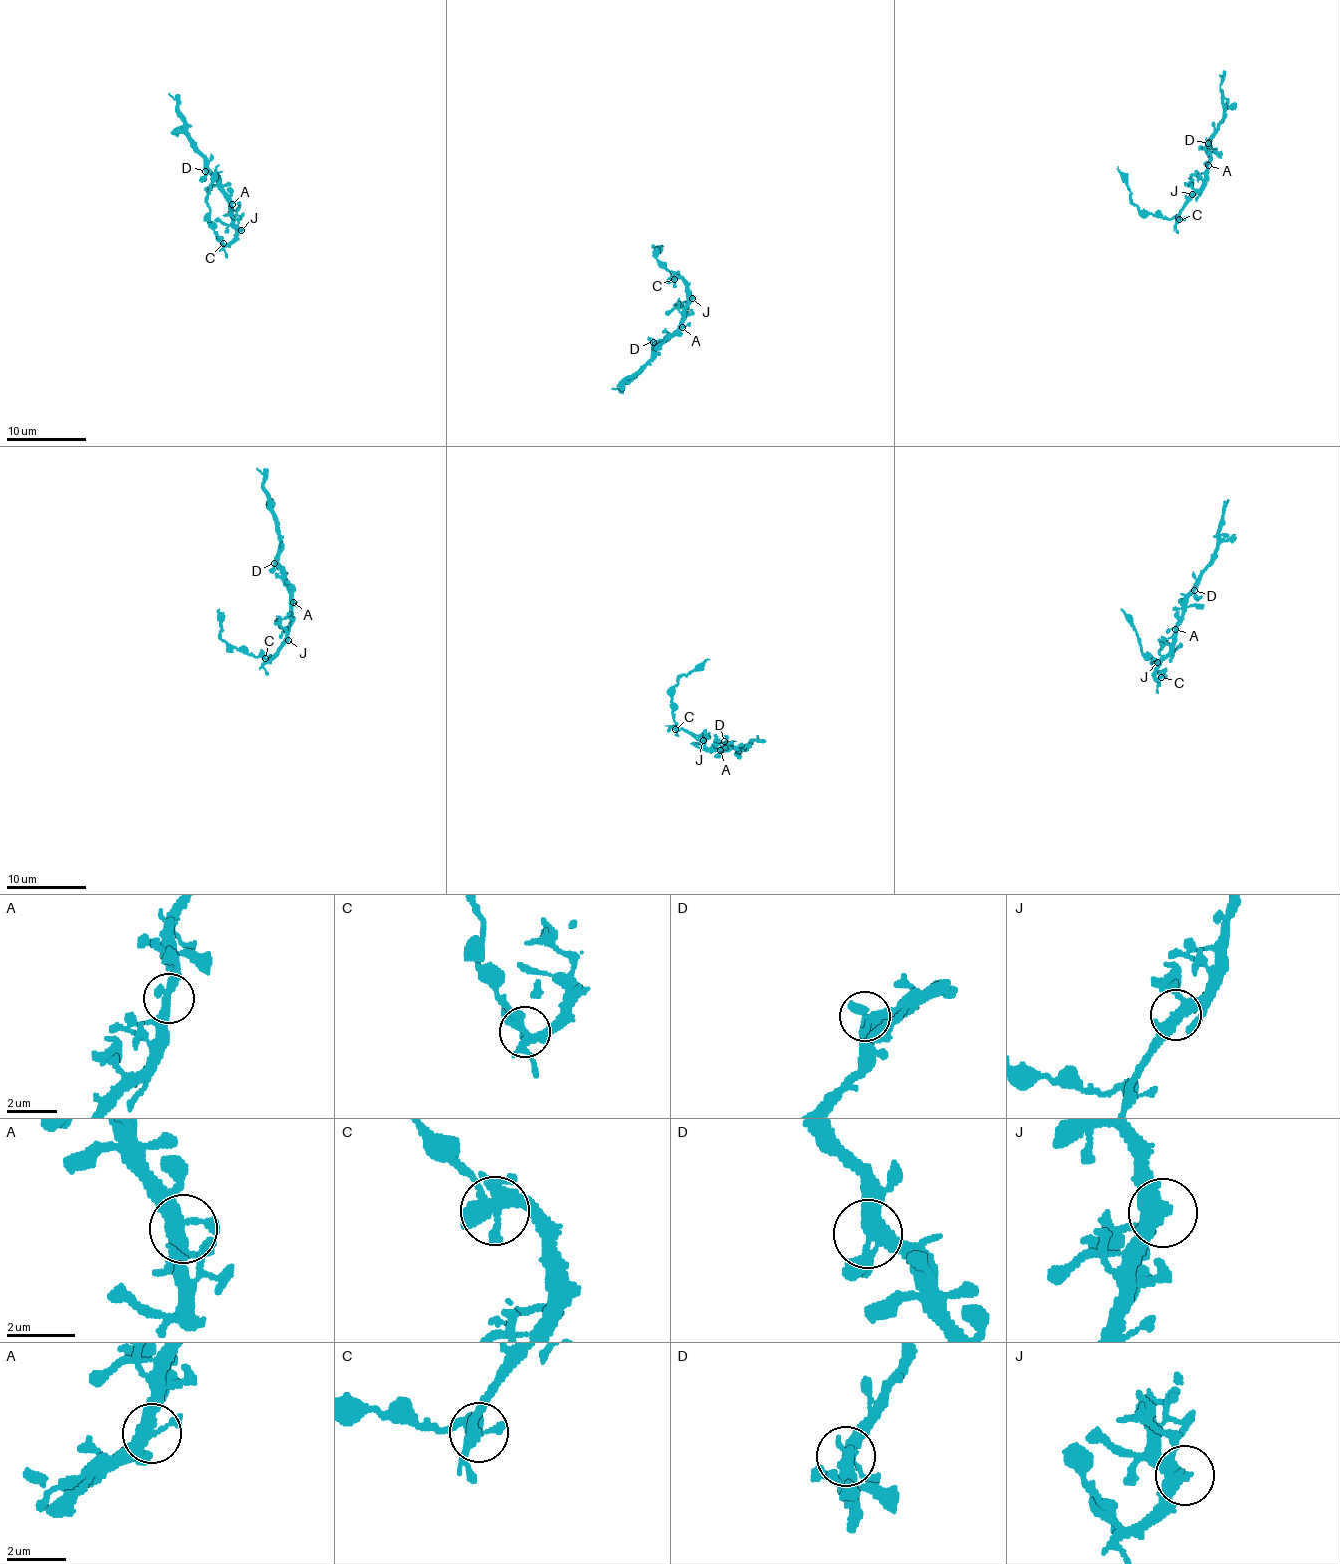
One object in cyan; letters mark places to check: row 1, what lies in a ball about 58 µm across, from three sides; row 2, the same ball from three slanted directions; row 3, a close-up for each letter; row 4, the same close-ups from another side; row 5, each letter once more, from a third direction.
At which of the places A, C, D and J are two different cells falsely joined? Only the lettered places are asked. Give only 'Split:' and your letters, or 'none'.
Split: C

